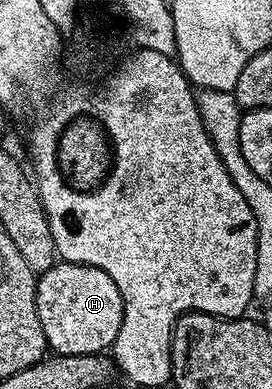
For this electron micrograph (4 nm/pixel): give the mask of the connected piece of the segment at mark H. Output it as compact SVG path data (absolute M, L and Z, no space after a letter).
M57 261L50 269L39 272L36 280L36 312L38 321L42 321L42 333L46 333L49 352L58 355L99 355L111 348L122 329L124 302L110 273L102 273L102 269L76 262Z

